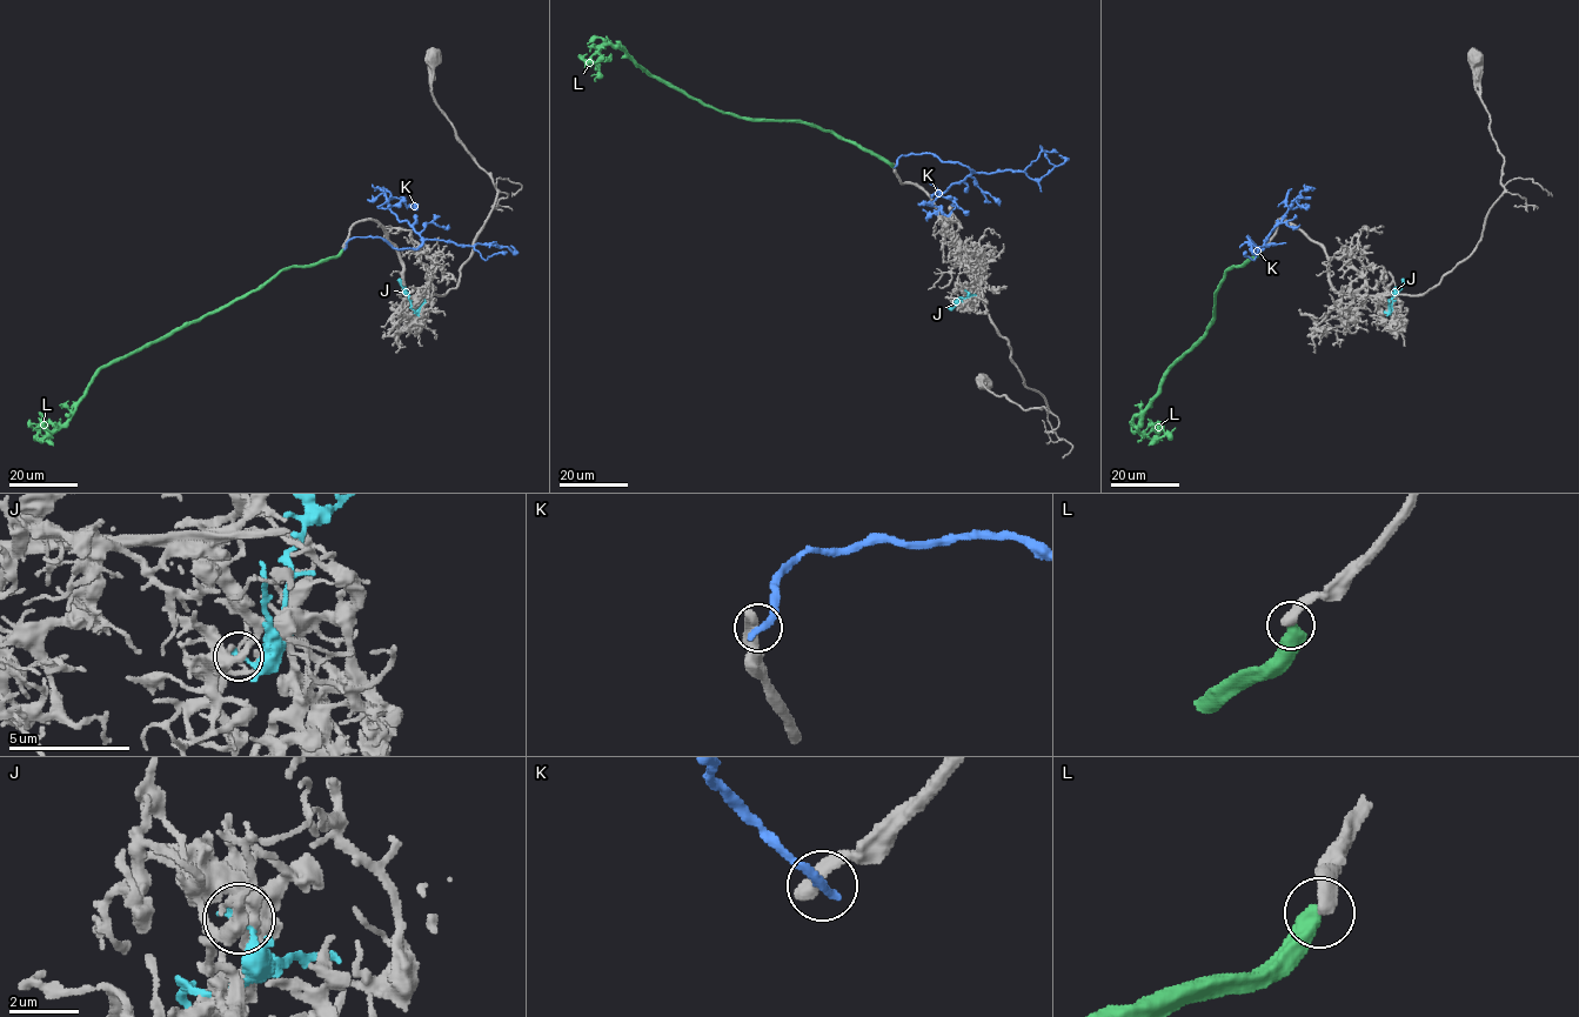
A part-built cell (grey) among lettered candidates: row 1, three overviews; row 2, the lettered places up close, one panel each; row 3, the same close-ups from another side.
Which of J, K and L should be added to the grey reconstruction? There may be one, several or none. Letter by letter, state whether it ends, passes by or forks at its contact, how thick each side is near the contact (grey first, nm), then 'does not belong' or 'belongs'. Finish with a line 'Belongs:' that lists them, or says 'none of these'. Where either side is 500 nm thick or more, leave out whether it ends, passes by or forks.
J: it ends there; 440 nm thick on the grey side, 240 nm on the other; does not belong
K: 550 nm thick on the grey side, 320 nm on the other; does not belong
L: 440 nm thick on the grey side, 550 nm on the other; does not belong
Belongs: none of these

